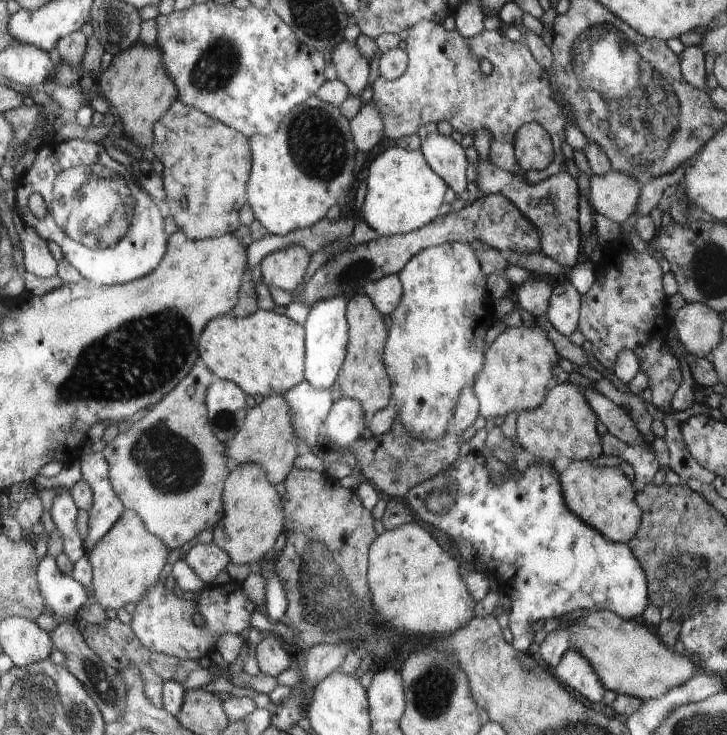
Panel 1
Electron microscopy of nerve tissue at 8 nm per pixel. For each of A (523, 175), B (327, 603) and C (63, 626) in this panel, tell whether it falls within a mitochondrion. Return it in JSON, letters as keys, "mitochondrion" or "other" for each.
{"A":"other","B":"mitochondrion","C":"other"}

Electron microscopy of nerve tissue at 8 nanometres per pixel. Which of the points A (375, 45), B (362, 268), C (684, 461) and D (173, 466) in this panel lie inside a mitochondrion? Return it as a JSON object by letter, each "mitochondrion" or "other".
{"A":"other","B":"mitochondrion","C":"other","D":"mitochondrion"}

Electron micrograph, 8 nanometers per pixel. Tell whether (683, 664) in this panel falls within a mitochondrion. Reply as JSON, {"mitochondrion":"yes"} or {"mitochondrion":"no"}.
{"mitochondrion":"no"}

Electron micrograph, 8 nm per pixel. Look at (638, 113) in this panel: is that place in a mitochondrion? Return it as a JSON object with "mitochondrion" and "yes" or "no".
{"mitochondrion":"yes"}

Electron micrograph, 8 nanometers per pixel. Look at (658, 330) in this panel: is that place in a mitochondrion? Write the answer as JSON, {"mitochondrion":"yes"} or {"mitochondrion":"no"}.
{"mitochondrion":"no"}

